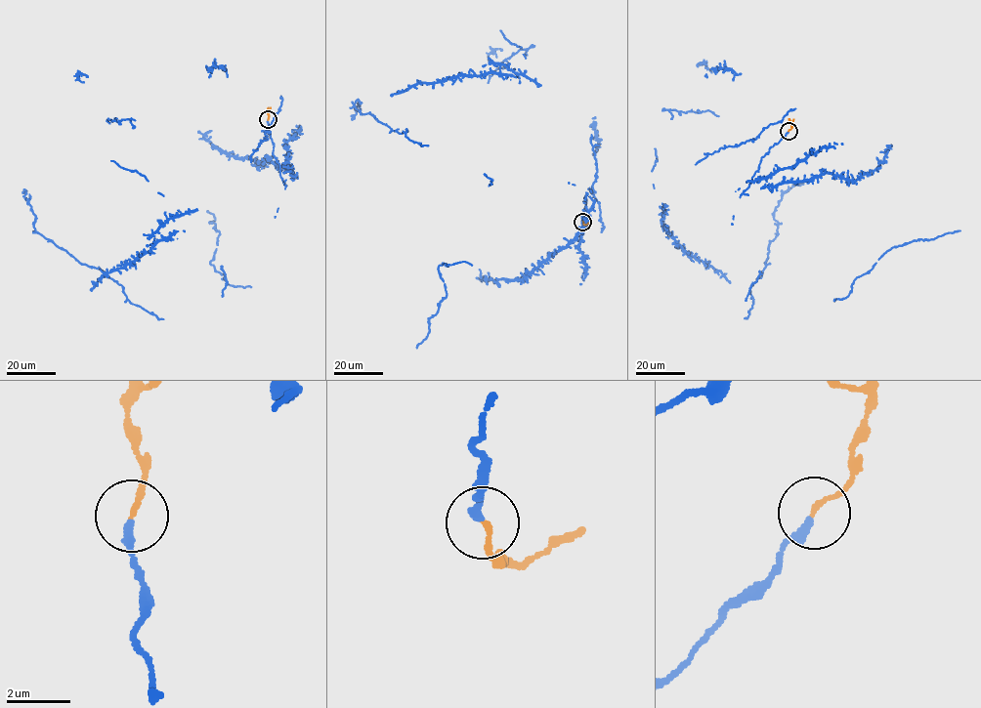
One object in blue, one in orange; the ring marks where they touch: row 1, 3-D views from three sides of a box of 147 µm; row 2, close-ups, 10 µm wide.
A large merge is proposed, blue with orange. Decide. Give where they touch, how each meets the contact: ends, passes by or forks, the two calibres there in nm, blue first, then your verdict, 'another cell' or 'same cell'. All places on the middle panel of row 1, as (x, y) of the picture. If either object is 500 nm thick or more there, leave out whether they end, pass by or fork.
at (582, 222); blue ends there; orange ends there; 260 nm thick on the blue side, 140 nm on the other; same cell

